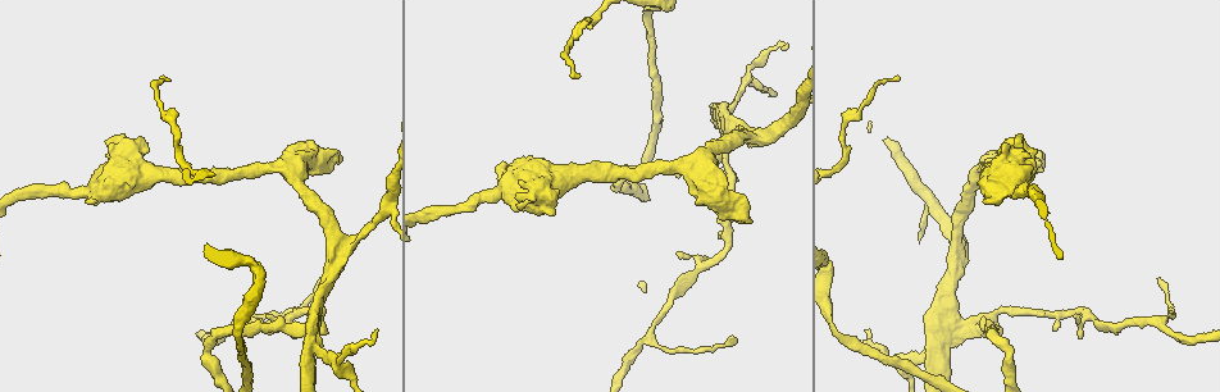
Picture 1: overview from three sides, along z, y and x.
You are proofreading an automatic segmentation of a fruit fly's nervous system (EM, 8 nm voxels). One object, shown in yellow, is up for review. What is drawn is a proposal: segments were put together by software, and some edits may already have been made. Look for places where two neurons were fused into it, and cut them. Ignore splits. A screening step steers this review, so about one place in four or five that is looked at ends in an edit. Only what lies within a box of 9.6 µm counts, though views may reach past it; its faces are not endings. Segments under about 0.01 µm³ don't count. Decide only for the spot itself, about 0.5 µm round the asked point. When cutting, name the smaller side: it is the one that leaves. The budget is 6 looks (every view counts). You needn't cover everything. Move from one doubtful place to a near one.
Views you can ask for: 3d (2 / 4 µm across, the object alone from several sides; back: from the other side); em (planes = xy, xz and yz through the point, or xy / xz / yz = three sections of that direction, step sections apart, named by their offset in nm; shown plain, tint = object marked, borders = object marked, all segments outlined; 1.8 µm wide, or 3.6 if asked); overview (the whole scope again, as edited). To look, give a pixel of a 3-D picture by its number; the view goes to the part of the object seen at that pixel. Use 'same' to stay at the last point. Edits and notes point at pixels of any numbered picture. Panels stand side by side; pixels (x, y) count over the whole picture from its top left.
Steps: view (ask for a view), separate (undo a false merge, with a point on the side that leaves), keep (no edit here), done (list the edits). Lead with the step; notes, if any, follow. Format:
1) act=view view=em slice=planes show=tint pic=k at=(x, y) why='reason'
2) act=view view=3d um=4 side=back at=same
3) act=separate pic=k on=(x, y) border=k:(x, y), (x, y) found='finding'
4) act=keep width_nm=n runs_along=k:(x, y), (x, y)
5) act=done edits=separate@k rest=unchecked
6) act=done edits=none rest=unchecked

act=view view=em slice=planes show=tint pic=1 at=(315, 325) why='abrupt turn'

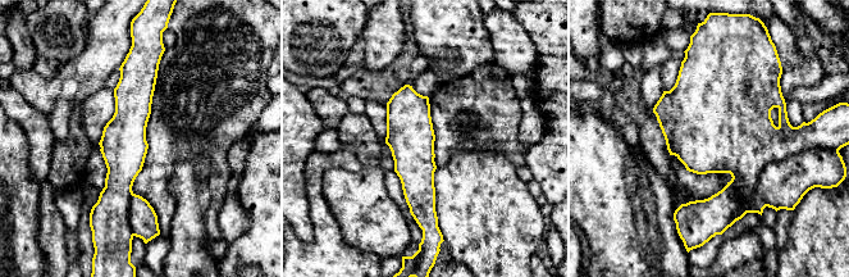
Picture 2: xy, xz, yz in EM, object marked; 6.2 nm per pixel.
act=separate pic=2 on=(781, 185) found='two neurons meet here'

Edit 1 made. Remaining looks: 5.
act=view view=em slice=planes show=tint pic=1 at=(503, 190) why='calibre changes'

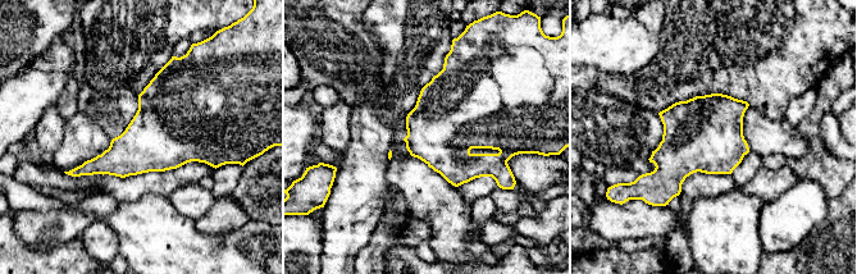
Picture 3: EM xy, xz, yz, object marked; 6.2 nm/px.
act=keep found='all the same neuron'

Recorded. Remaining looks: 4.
act=view view=em slice=planes show=tint pic=1 at=(1158, 323) why='a fork'

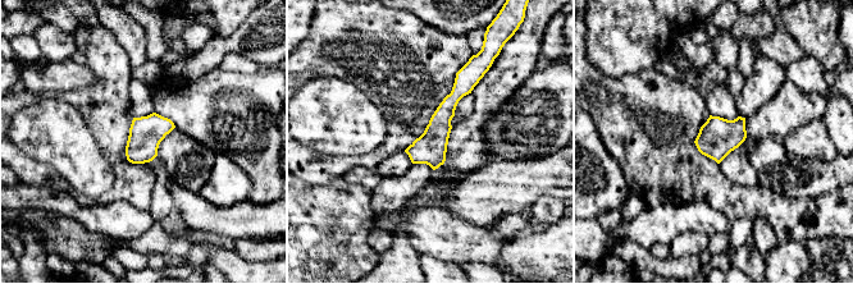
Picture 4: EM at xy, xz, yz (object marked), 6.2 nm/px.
act=keep found='continuous, no second neuron'

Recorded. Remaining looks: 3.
act=done edits=separate@2 rest=unchecked

